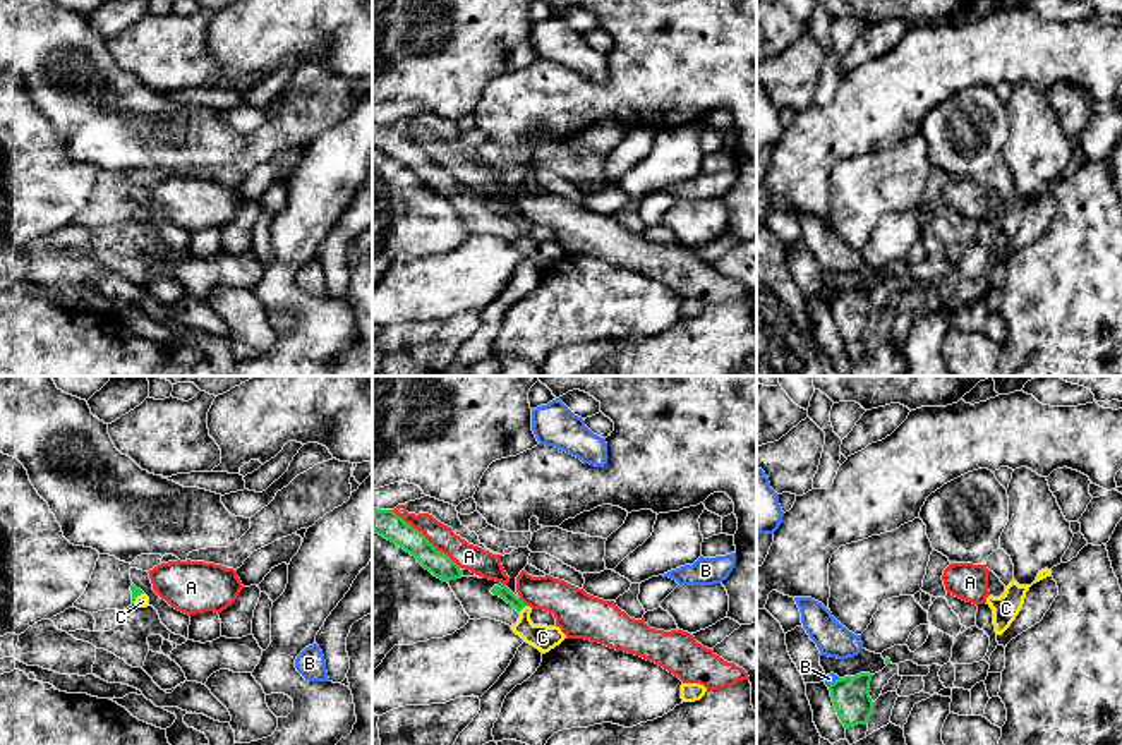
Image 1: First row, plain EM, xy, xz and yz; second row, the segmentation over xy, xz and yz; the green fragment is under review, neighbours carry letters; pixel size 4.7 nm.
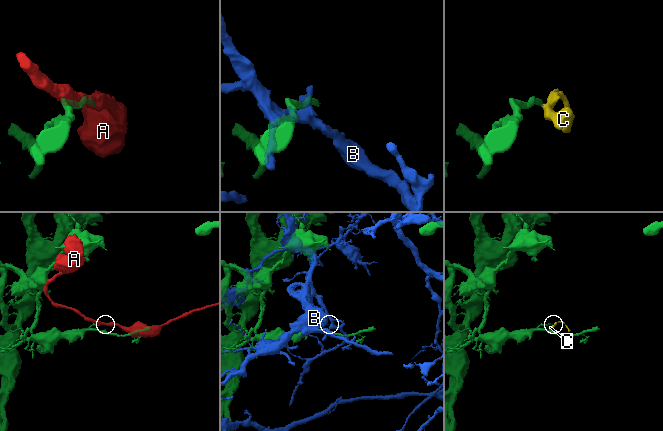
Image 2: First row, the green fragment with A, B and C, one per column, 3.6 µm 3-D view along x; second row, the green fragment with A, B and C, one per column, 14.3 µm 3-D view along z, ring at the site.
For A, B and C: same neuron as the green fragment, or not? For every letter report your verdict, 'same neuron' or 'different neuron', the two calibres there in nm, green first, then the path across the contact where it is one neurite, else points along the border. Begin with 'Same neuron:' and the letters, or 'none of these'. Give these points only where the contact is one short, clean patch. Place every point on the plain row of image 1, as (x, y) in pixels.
Same neuron: C
A: different neuron; calibres 130 and 120 nm
B: different neuron; calibres 180 and 50 nm
C: same neuron; calibres 60 and 120 nm; way xz (503, 206), (522, 224), (524, 237), (542, 253)

